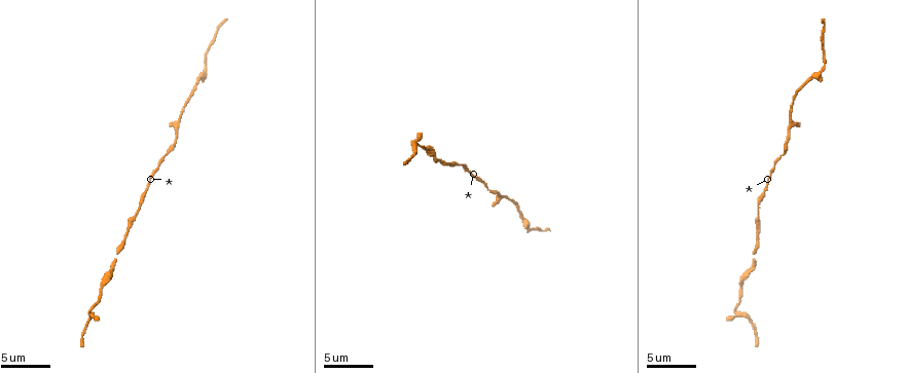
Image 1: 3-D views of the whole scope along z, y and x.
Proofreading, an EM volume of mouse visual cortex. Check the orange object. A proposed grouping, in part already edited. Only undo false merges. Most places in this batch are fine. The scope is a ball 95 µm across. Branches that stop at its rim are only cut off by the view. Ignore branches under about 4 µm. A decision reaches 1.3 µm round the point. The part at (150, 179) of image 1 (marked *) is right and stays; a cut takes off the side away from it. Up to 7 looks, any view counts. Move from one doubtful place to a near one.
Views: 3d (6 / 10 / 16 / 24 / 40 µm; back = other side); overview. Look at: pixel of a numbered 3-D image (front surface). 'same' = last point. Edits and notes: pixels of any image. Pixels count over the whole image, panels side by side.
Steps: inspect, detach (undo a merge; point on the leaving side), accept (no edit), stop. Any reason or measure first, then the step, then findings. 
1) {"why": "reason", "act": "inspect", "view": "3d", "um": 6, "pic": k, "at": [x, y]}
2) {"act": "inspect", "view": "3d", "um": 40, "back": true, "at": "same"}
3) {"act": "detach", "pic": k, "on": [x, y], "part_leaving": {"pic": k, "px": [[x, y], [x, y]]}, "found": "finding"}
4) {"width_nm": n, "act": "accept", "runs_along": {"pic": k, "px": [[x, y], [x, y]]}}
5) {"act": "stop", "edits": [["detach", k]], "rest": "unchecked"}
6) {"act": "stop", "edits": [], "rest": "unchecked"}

{"why": "narrows sharply", "act": "inspect", "view": "3d", "um": 10, "pic": 1, "at": [124, 232]}

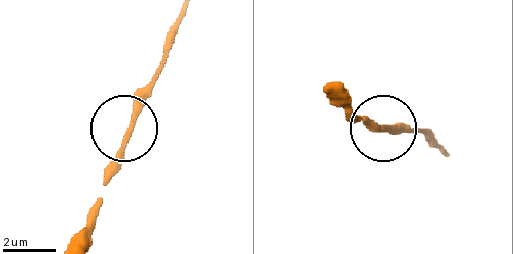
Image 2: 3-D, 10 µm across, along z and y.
{"why": "other side", "act": "inspect", "view": "3d", "um": 10, "back": true, "pic": 2, "at": [387, 127]}

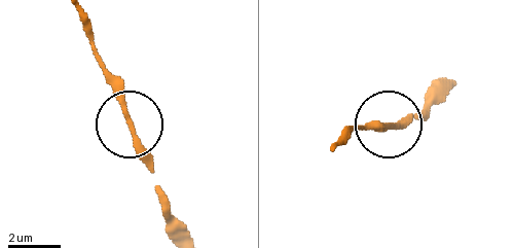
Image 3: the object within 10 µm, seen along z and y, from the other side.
{"act": "accept", "found": "one neuron here"}

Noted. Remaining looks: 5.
{"why": "sudden change in width", "act": "inspect", "view": "3d", "um": 10, "pic": 1, "at": [505, 195]}

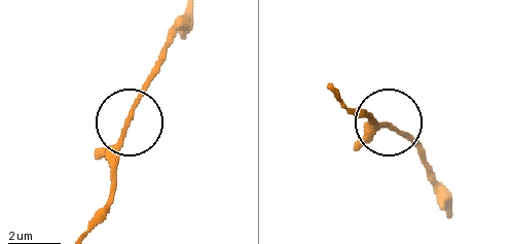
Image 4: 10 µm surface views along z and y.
{"act": "accept", "runs_along": {"pic": 4, "px": [[84, 234], [108, 200], [121, 134], [154, 69]]}, "found": "continuous, no second neuron"}

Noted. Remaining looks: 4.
{"why": "thick turns thin", "act": "inspect", "view": "3d", "um": 6, "pic": 1, "at": [742, 286]}

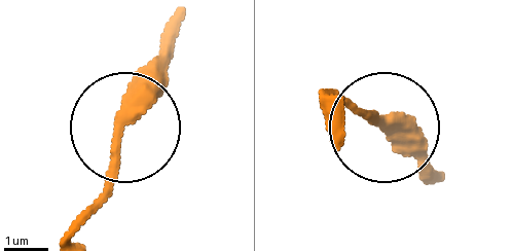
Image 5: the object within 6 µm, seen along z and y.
{"width_nm": 310, "act": "accept", "runs_along": {"pic": 5, "px": [[180, 21], [161, 76], [117, 143], [110, 187], [84, 216]]}, "found": "one neuron here"}

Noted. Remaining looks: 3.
{"why": "calibre changes", "act": "inspect", "view": "3d", "um": 10, "pic": 1, "at": [821, 67]}

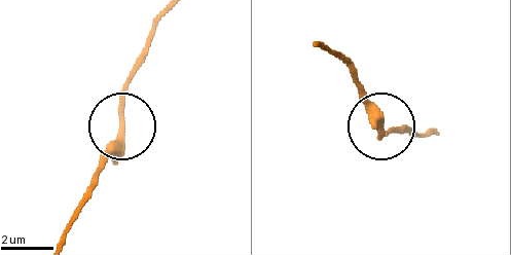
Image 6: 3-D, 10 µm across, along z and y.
{"act": "accept", "runs_along": {"pic": 6, "px": [[60, 239], [119, 133], [122, 93], [135, 62]]}, "found": "one neuron here"}

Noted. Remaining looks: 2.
{"act": "stop", "edits": [], "rest": "unchecked"}

